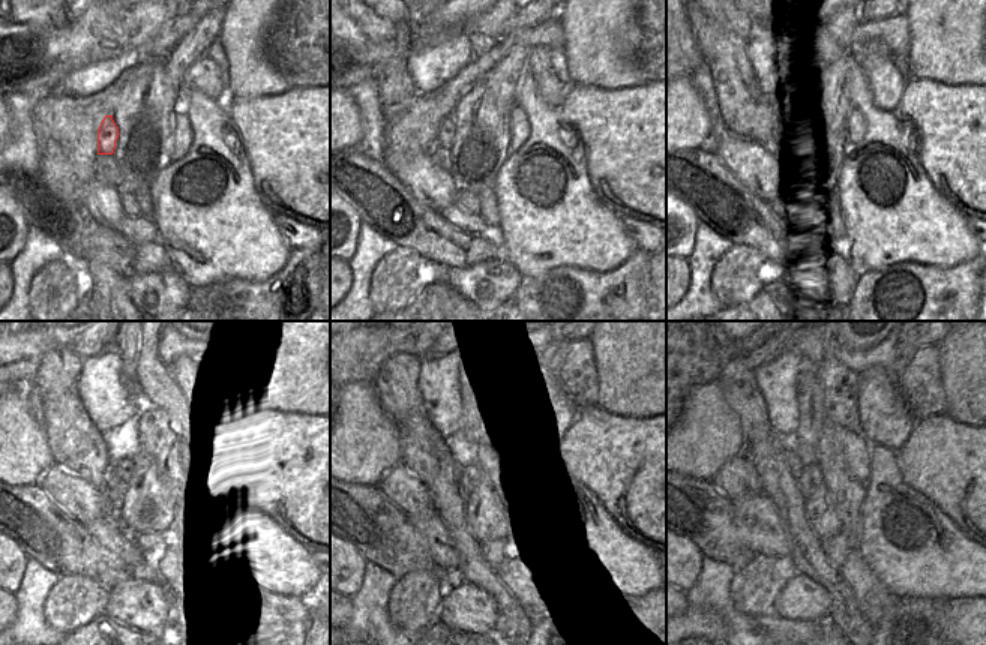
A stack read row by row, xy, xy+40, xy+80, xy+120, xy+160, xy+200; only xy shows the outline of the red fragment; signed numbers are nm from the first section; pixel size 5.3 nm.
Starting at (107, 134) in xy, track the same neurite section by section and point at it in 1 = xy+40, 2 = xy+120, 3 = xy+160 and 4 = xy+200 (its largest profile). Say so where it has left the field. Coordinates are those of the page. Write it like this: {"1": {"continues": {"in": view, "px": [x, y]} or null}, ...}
{"1": {"continues": {"in": "xy+40", "px": [446, 132]}}, "2": {"continues": {"in": "xy+120", "px": [117, 477]}}, "3": {"continues": {"in": "xy+160", "px": [470, 476]}}, "4": {"continues": {"in": "xy+200", "px": [809, 479]}}}

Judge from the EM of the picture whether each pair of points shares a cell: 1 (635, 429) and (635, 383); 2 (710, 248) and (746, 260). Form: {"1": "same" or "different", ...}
{"1": "different", "2": "different"}

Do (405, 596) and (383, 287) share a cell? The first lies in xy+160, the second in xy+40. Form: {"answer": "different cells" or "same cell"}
{"answer": "same cell"}

